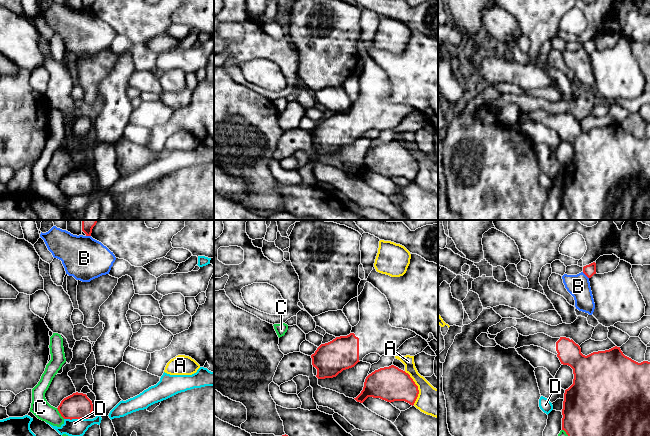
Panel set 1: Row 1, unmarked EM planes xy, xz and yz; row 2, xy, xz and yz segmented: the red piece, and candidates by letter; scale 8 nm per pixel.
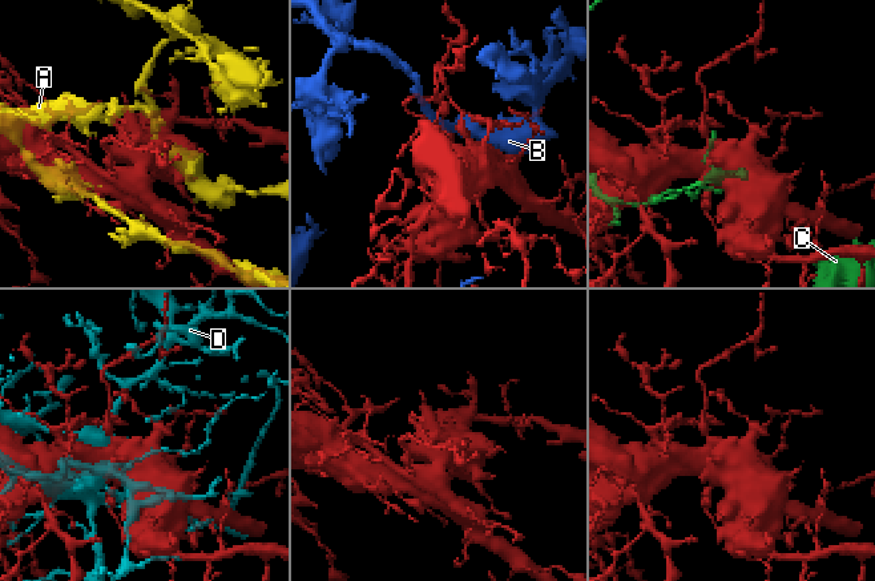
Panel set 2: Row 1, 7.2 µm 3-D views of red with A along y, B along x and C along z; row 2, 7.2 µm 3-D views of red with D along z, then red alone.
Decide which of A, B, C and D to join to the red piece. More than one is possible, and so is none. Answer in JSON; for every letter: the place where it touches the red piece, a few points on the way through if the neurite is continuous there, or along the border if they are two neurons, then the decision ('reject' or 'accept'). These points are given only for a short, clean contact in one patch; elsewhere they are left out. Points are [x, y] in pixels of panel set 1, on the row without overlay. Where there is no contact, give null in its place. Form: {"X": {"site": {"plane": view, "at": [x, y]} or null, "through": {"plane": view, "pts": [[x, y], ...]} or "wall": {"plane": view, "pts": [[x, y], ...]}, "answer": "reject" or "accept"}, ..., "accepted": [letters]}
{"A": {"site": {"plane": "xz", "at": [417, 163]}, "answer": "reject"}, "B": {"site": {"plane": "yz", "at": [585, 50]}, "answer": "reject"}, "C": {"site": {"plane": "xy", "at": [59, 188]}, "answer": "reject"}, "D": {"site": {"plane": "xy", "at": [76, 194]}, "answer": "reject"}, "accepted": []}

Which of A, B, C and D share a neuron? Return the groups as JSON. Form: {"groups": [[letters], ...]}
{"groups": [["A"], ["B"], ["C"], ["D"]]}

